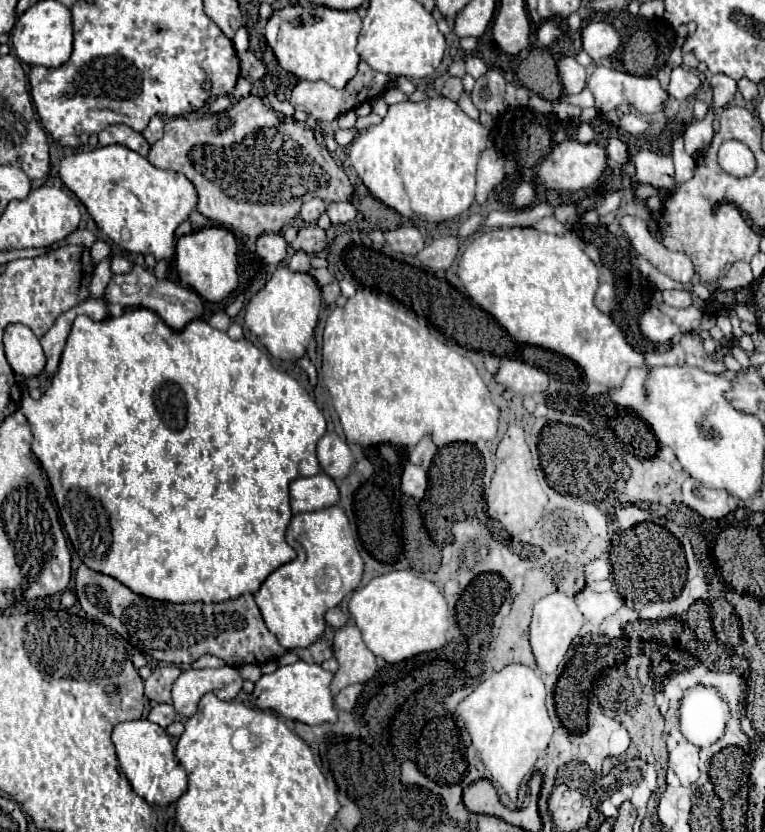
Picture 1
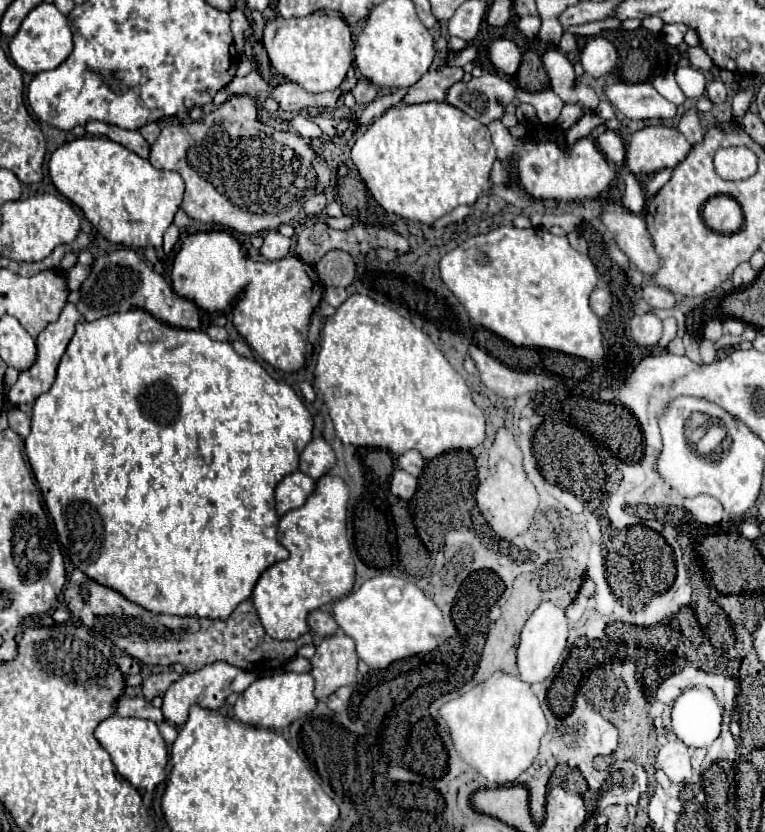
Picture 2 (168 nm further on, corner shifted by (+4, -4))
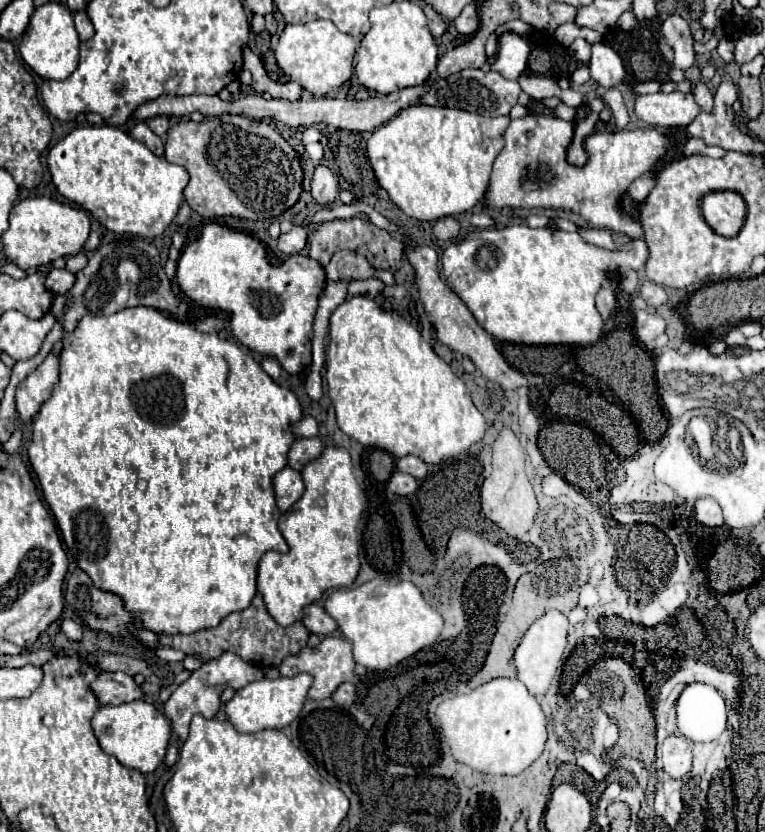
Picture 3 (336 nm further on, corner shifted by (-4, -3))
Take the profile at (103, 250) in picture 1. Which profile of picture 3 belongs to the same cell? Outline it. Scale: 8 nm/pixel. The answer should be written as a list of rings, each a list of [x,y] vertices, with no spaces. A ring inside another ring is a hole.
[[[80,251],[78,255],[74,255],[74,257],[70,257],[70,259],[66,261],[66,269],[72,271],[72,273],[78,273],[78,271],[84,269],[86,265],[88,265],[88,257],[86,257],[84,251]]]

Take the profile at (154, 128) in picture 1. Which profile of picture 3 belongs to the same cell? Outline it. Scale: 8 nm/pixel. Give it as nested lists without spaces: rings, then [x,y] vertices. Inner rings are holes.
[[[160,115],[160,117],[154,117],[154,119],[148,119],[146,125],[158,135],[158,137],[164,137],[166,131],[168,131],[168,117]]]

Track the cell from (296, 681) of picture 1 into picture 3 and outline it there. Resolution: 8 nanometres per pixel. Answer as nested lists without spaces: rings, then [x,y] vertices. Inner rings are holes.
[[[300,673],[294,677],[276,677],[276,679],[262,679],[246,685],[244,689],[236,691],[236,695],[226,703],[224,711],[228,721],[240,733],[258,733],[264,729],[282,729],[290,725],[302,711],[308,689],[312,687],[312,675]]]

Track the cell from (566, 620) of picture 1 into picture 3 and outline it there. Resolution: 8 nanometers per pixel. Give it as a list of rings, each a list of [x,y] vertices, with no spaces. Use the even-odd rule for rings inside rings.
[[[556,609],[544,613],[526,631],[526,635],[522,637],[522,641],[514,653],[514,663],[518,669],[518,679],[528,687],[528,691],[532,695],[542,695],[548,691],[548,685],[550,685],[554,673],[558,671],[566,645],[568,645],[568,619],[564,613],[560,613]]]

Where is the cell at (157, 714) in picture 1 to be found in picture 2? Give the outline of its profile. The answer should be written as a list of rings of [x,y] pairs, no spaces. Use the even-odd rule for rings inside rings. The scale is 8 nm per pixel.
[[[124,694],[122,698],[116,700],[114,708],[116,708],[116,714],[118,716],[136,716],[136,718],[152,720],[156,724],[162,724],[164,722],[162,710],[160,708],[154,708],[152,702],[148,702],[142,696],[128,696],[128,694]]]

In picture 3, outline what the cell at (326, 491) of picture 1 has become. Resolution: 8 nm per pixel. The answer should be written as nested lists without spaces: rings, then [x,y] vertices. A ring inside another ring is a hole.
[[[284,467],[274,477],[274,493],[276,493],[276,505],[282,513],[286,513],[304,493],[304,479],[300,471],[292,467]]]

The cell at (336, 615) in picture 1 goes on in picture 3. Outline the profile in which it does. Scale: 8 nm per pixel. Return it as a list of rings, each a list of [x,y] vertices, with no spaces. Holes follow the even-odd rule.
[[[312,603],[304,609],[302,623],[306,625],[306,629],[310,629],[310,633],[316,633],[322,637],[332,635],[338,629],[336,621],[326,613],[326,609],[320,603]]]

